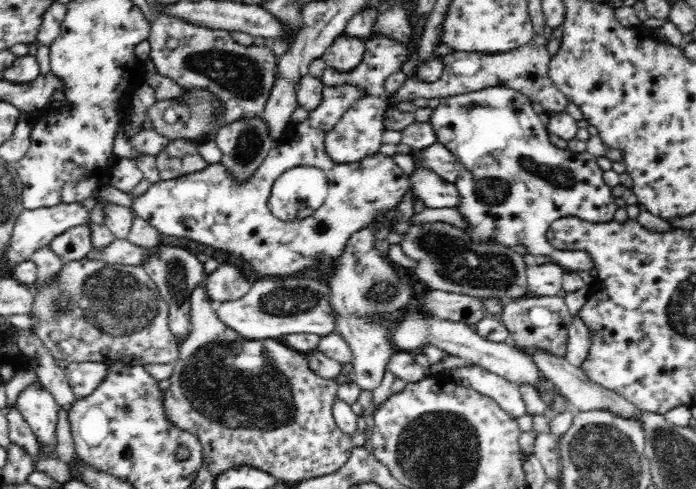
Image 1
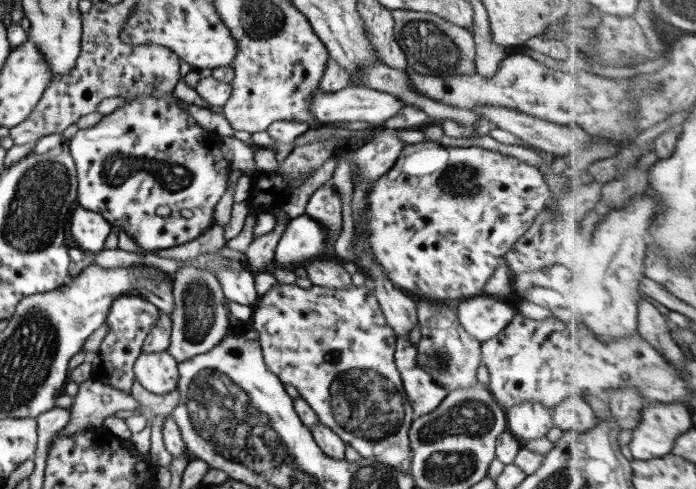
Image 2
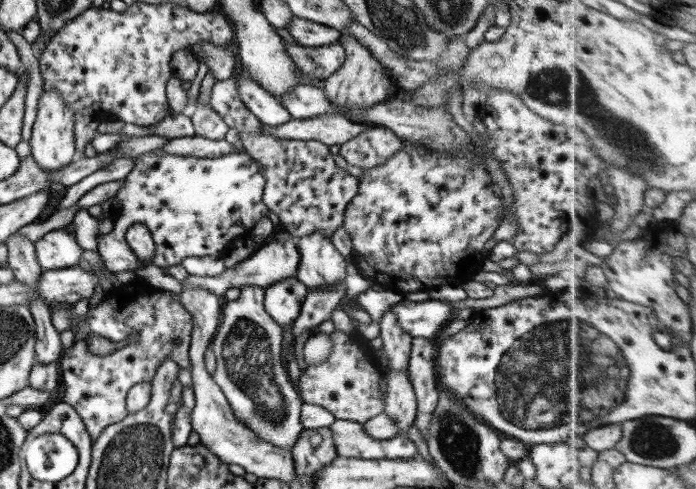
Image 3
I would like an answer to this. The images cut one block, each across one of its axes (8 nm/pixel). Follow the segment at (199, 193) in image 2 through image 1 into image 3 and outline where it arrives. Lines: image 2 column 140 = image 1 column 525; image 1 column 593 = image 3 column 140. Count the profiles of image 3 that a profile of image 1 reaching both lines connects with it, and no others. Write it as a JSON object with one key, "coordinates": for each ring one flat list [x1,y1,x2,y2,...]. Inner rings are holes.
{"coordinates":[[243,149,218,158,176,156,156,150,135,156,132,160,131,171,122,178,123,183,115,191,114,197,119,205,113,213,113,228,107,234,96,237,96,250,110,273,142,268,141,261,137,261,137,255,125,244,123,236,131,223,141,223,149,229,155,246,151,264,166,268,180,264,187,257,223,256,233,240,248,236,261,215,267,215,268,208,261,202,265,185,261,166]]}

